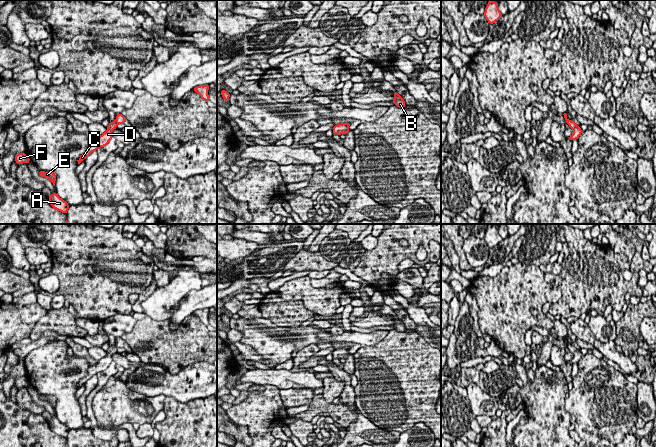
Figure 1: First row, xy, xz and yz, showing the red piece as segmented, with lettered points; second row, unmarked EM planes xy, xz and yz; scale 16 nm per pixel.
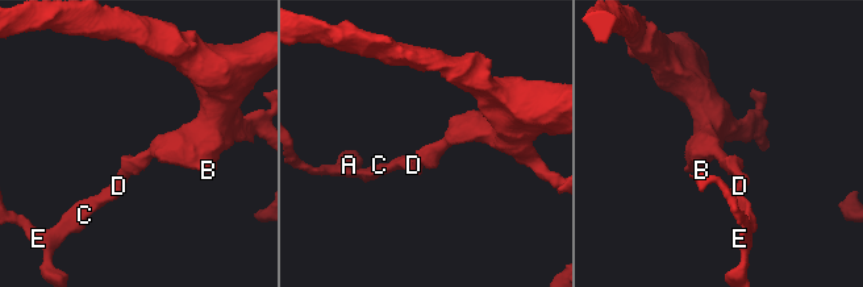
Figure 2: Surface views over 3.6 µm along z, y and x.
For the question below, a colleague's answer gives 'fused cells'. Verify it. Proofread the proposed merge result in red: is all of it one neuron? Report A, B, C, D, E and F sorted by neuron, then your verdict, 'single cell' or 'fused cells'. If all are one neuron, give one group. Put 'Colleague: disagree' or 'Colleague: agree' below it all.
A B C D E F | single cell
Colleague: disagree

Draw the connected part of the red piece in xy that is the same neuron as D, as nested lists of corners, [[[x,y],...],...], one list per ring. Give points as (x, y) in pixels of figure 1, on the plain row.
[[[121,337],[116,338],[116,344],[109,347],[107,355],[100,359],[93,366],[90,366],[88,368],[88,374],[86,377],[80,380],[78,388],[80,388],[84,383],[86,383],[93,375],[96,375],[97,373],[106,370],[113,361],[112,355],[117,352],[118,348],[123,348],[124,346],[127,346],[127,342],[124,341]]]

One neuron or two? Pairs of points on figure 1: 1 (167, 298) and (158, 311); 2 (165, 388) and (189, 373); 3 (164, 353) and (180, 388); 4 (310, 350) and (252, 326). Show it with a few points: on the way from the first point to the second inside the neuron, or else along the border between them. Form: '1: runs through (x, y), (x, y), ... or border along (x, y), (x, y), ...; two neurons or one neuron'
1: runs through (164, 301), (158, 308); one neuron
2: runs through (171, 385), (177, 385), (183, 379); one neuron
3: border along (195, 363), (176, 373), (152, 365); two neurons
4: border along (317, 344), (308, 344), (304, 347); two neurons

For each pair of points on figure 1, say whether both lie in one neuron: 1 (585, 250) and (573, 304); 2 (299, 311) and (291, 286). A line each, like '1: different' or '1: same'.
1: same
2: different

